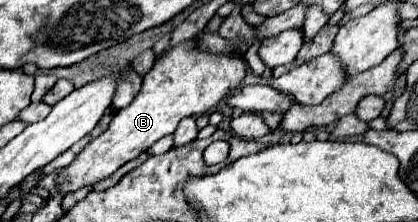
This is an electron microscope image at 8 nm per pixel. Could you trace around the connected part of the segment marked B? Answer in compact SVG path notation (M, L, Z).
M190 39L164 53L162 59L154 63L154 67L144 75L142 89L136 99L126 109L116 111L108 129L92 139L84 151L56 177L58 191L74 193L86 185L96 185L98 181L110 177L124 163L144 153L160 137L174 133L184 117L206 113L242 83L246 77L246 65L240 55L210 55L198 49L198 41Z

